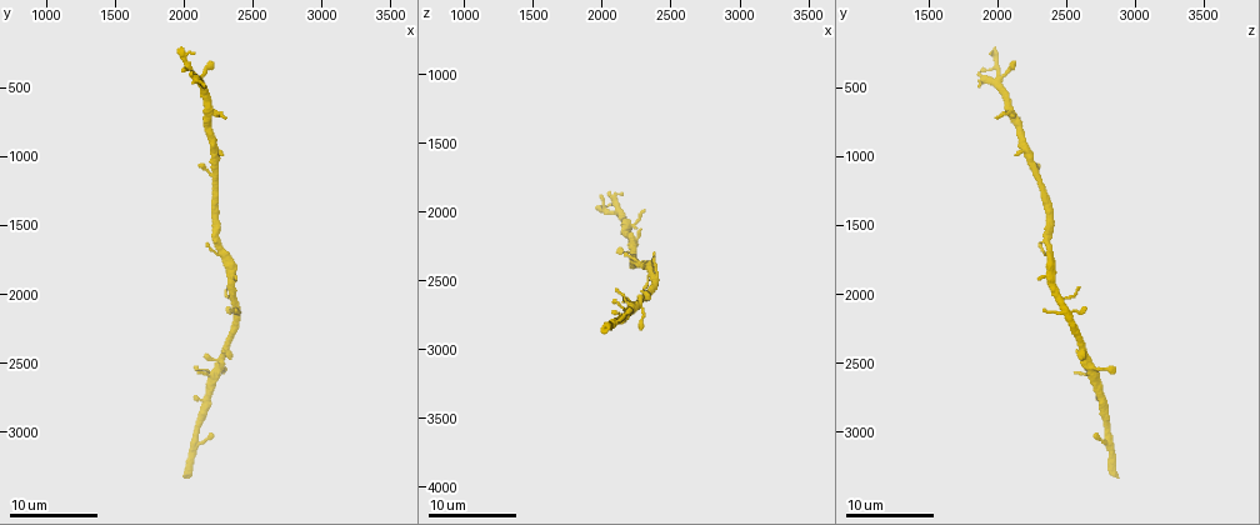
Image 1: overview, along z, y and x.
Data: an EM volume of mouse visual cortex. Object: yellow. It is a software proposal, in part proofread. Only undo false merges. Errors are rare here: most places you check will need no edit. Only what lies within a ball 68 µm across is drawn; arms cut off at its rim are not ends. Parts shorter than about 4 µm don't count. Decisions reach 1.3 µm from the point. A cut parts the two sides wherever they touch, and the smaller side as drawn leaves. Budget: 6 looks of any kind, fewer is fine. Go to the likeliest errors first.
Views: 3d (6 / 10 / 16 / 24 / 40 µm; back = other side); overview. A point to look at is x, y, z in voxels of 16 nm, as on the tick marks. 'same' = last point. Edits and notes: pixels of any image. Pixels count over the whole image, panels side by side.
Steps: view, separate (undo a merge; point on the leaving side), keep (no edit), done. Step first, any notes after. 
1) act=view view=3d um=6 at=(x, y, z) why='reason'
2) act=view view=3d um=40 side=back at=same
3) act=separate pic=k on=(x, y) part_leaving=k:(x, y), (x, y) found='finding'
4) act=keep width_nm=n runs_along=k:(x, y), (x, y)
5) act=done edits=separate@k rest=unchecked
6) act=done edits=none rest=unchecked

act=view view=3d um=10 at=(2200, 2660, 2700) why='thick turns thin'

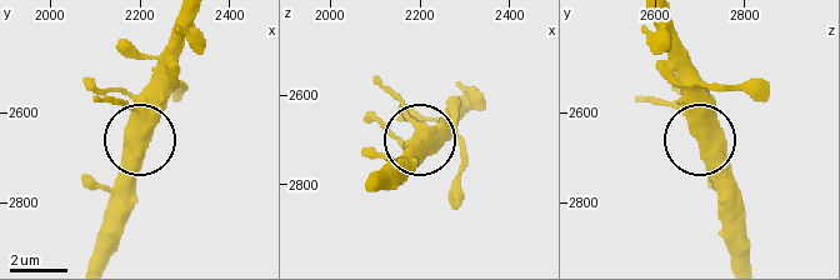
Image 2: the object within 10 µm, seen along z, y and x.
act=keep width_nm=570 found='all the same neuron'

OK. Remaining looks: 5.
act=view view=3d um=10 at=(2320, 1780, 2360)

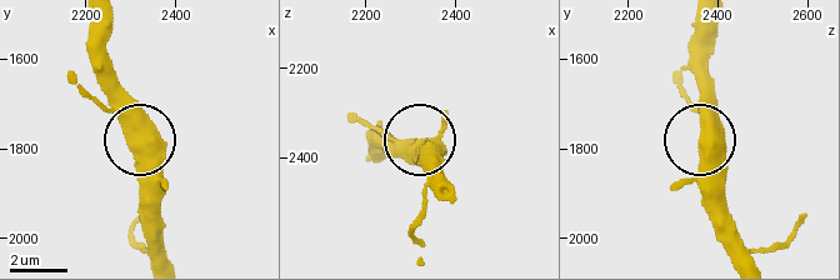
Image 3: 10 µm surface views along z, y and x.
act=keep runs_along=3:(720, 138), (700, 145), (708, 214) found='one neuron here'

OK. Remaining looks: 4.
act=view view=3d um=10 at=(2220, 1100, 2280) why='thick turns thin'

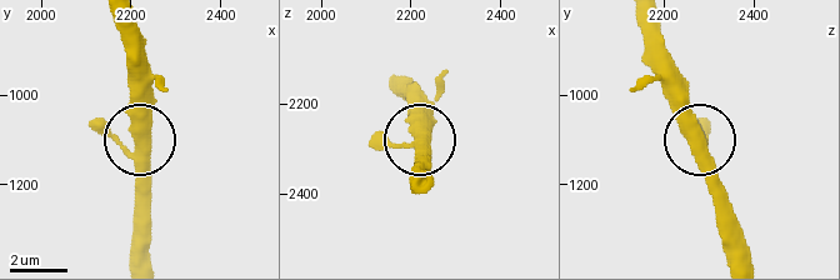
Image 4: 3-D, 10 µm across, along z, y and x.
act=view view=3d um=10 side=back at=(2235, 1100, 2280) why='from behind'

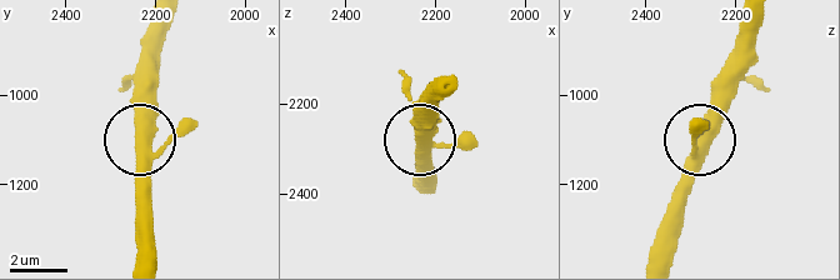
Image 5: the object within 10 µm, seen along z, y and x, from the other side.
act=keep width_nm=390 found='one neuron here'

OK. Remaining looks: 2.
act=done edits=none rest=unchecked

